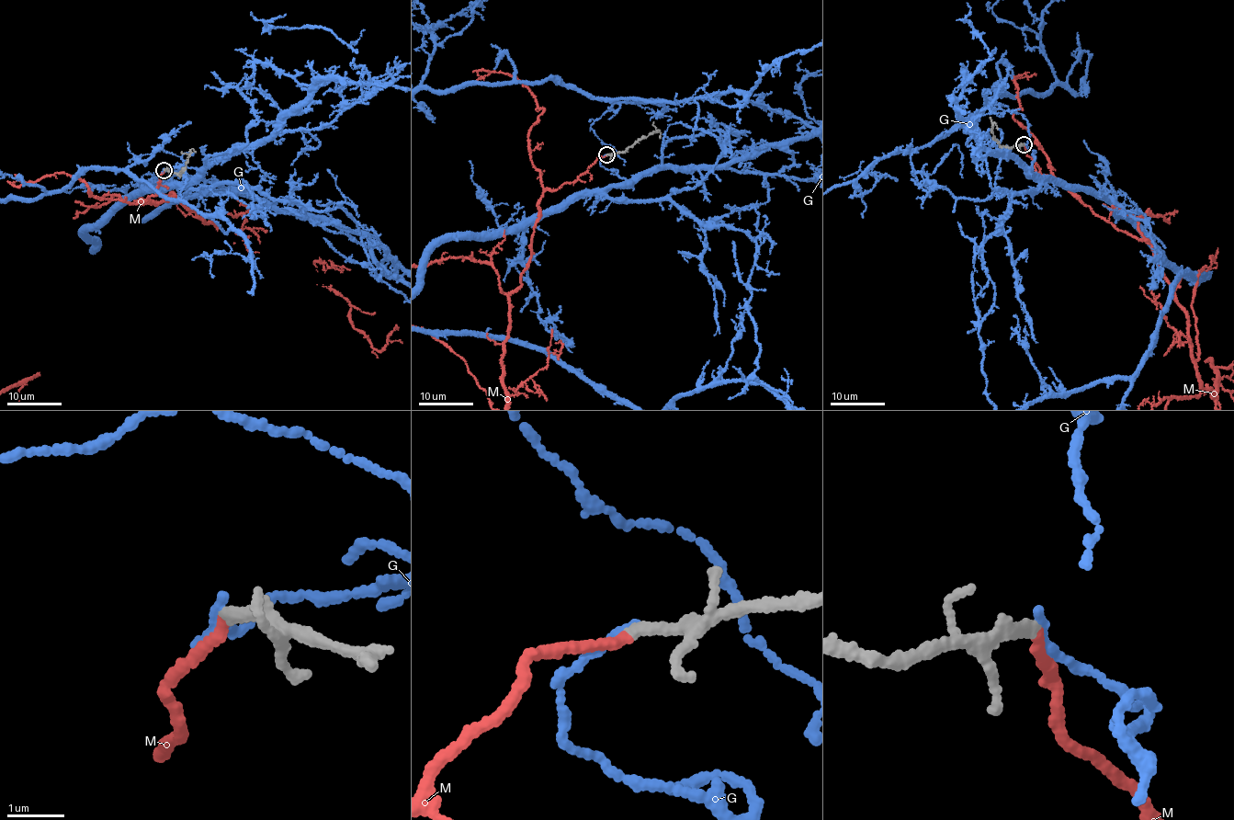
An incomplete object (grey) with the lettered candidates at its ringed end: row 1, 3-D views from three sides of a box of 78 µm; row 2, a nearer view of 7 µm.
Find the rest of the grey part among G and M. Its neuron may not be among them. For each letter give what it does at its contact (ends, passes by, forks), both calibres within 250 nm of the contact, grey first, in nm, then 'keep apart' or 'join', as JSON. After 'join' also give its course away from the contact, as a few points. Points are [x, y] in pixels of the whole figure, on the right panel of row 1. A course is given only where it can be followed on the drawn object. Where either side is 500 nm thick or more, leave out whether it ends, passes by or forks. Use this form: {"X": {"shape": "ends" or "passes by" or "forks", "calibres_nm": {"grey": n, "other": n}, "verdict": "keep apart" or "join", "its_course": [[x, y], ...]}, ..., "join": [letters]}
{"G": {"shape": "ends", "calibres_nm": {"grey": 200, "other": 140}, "verdict": "keep apart"}, "M": {"shape": "ends", "calibres_nm": {"grey": 200, "other": 160}, "verdict": "join"}, "join": ["M"]}

